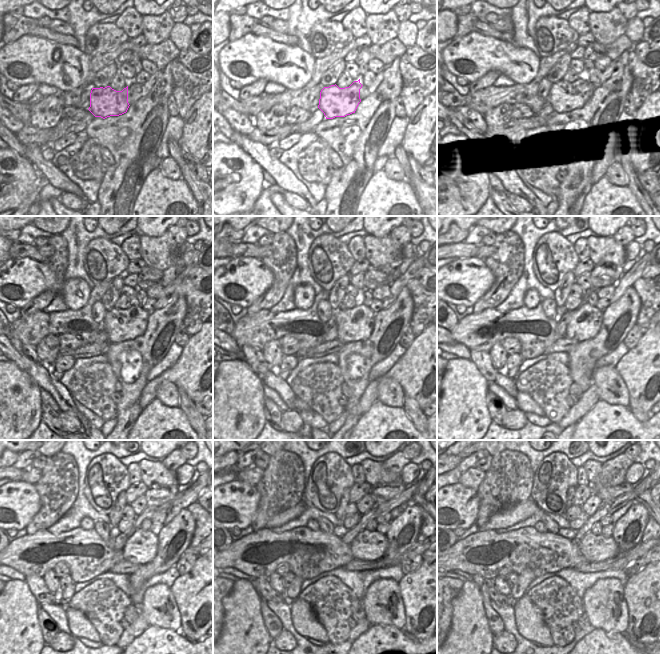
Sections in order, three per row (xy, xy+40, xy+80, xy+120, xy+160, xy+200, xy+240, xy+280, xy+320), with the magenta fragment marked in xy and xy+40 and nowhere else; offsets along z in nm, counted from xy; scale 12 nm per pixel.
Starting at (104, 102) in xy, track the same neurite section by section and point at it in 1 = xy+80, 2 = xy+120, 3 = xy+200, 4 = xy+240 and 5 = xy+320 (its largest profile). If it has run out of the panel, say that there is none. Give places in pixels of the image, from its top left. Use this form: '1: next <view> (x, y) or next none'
1: next xy+80 (566, 99)
2: next xy+120 (121, 325)
3: next xy+200 (585, 322)
4: next xy+240 (141, 547)
5: next xy+320 (594, 548)

